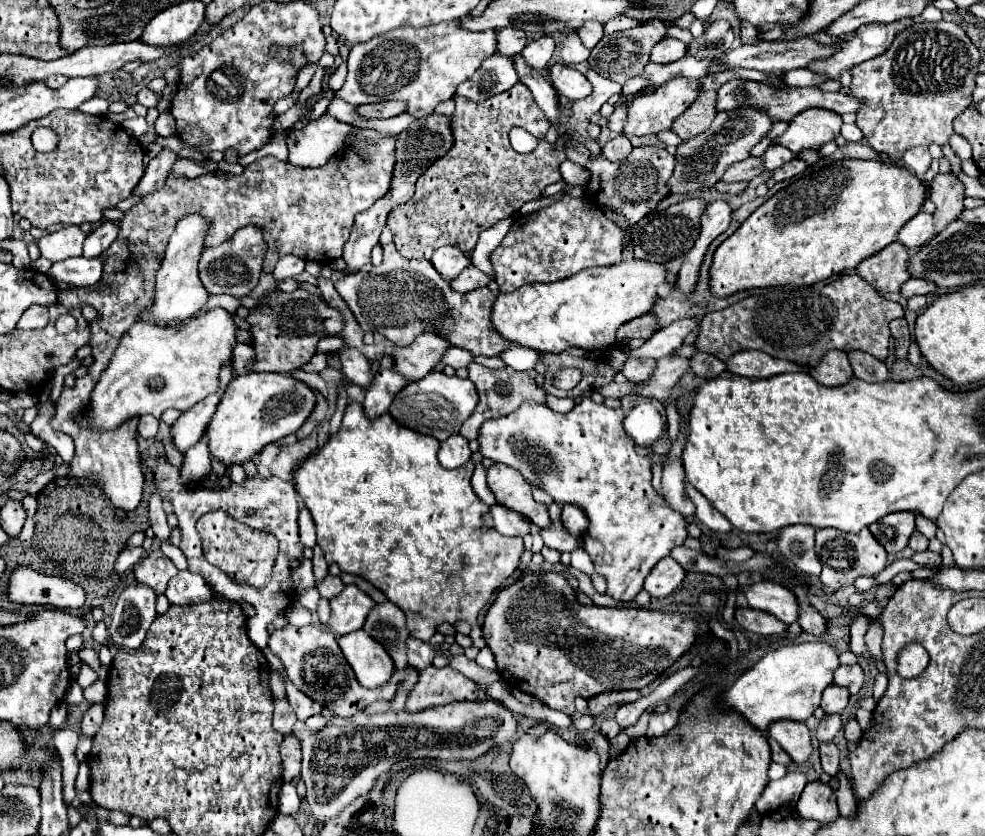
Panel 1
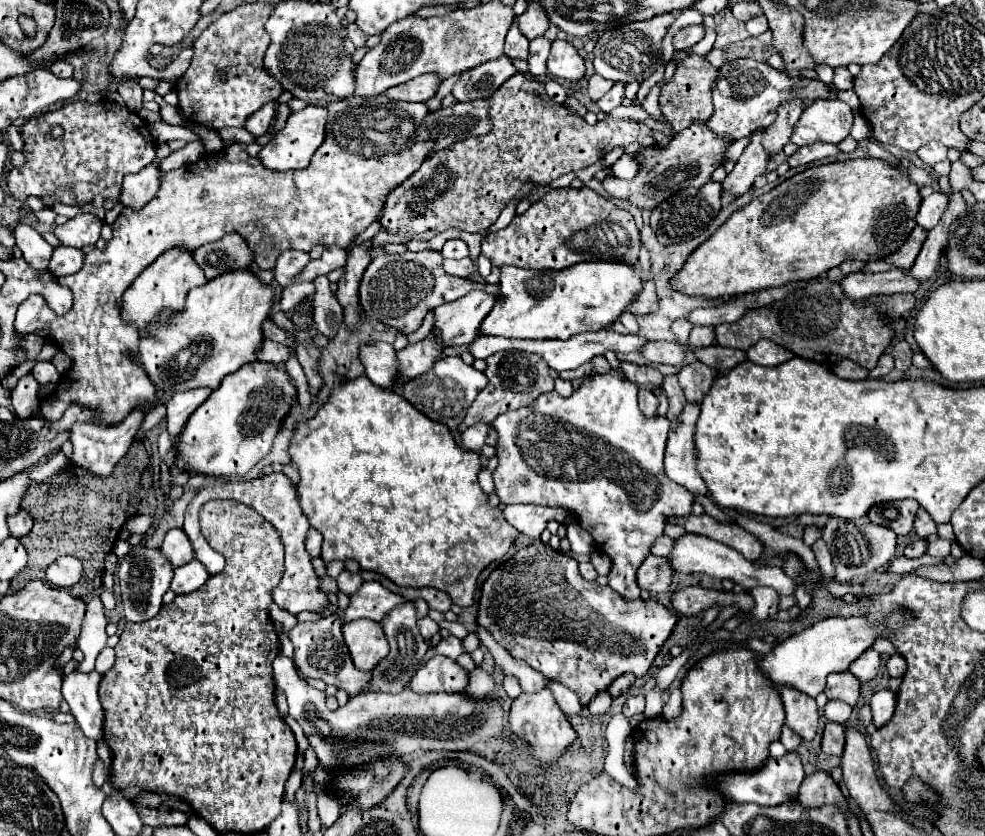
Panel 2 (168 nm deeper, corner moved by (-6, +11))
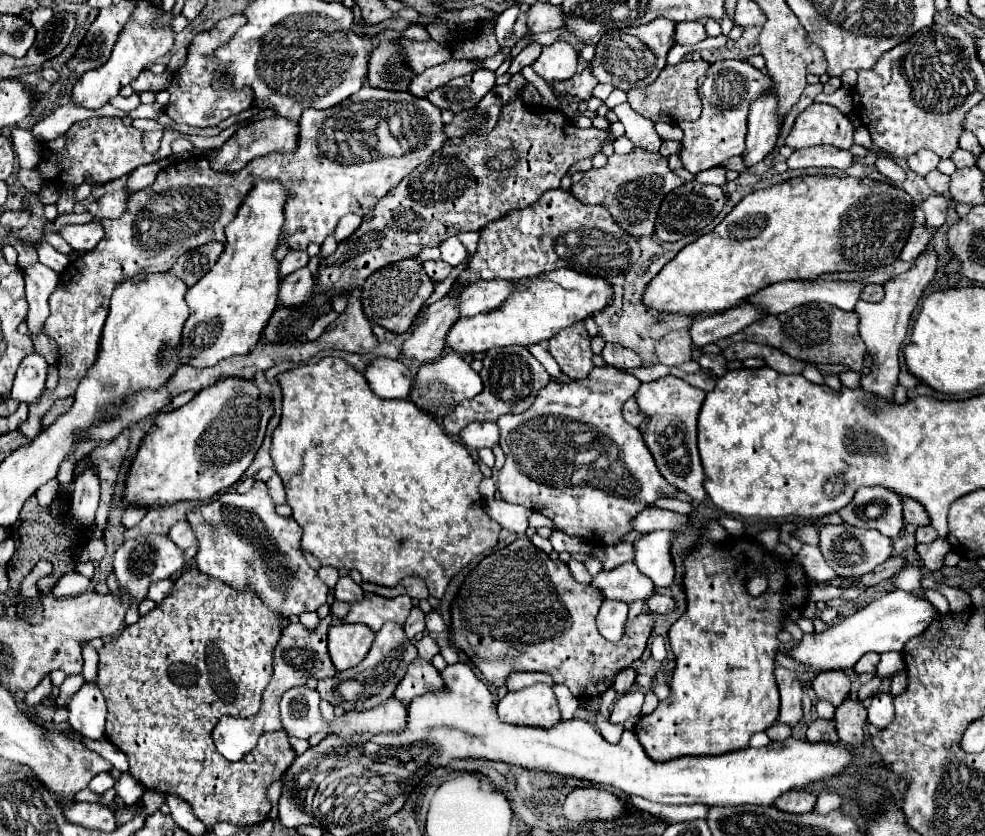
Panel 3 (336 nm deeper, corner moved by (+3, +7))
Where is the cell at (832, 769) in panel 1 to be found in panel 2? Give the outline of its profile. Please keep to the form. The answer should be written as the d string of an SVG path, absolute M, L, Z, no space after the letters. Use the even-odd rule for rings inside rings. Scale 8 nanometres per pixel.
M826 722L824 736L822 736L822 752L832 756L842 756L844 752L844 726Z

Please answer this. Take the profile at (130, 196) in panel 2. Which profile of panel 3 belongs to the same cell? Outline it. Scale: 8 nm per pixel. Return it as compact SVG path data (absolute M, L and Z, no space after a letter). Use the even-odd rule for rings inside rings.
M123 188L123 190L117 190L113 194L103 194L99 200L91 202L87 206L87 210L97 220L101 220L101 218L119 218L125 212L127 200L129 200L129 192Z

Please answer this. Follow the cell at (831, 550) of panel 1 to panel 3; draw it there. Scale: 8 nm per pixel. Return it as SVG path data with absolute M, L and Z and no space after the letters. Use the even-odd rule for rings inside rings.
M825 524L819 526L819 548L827 560L827 564L839 574L839 576L863 576L871 572L875 566L883 564L891 552L891 540L887 536L881 536L877 530L859 530L851 524Z

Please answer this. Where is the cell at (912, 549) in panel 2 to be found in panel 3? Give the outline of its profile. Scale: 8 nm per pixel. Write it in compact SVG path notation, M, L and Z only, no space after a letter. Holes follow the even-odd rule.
M895 554L895 556L891 556L885 564L877 566L873 572L865 574L865 576L859 580L859 584L865 584L865 586L875 586L875 584L879 584L879 582L883 582L883 580L893 578L897 572L901 572L901 570L903 570L903 566L905 566L905 558Z

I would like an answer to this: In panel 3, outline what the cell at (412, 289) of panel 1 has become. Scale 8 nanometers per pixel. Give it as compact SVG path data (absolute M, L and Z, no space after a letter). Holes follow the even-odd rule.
M411 258L411 260L399 260L397 264L379 268L373 276L369 276L369 280L365 280L361 288L361 304L369 322L383 326L389 332L403 334L411 328L411 322L417 316L419 308L433 292L435 292L435 284L429 280L425 268L421 266L421 262Z

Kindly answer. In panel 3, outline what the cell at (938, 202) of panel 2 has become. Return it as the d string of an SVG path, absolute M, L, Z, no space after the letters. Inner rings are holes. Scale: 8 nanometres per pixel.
M929 196L927 200L923 200L919 204L923 216L925 216L925 224L927 226L943 226L945 218L947 218L947 208L949 208L949 196Z

